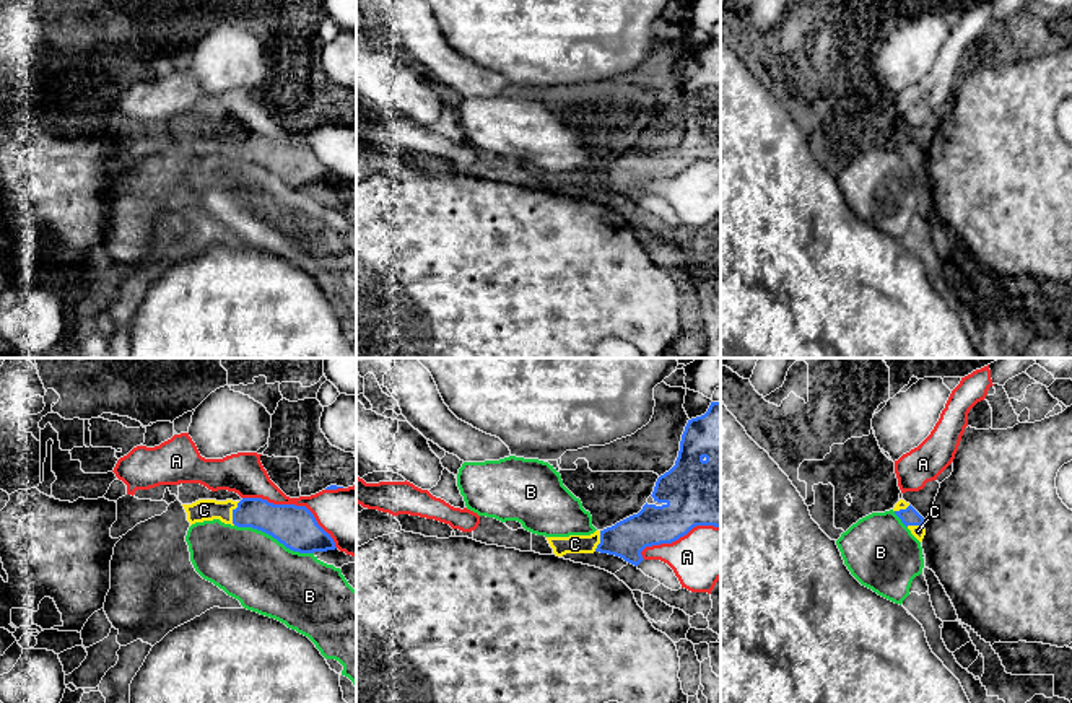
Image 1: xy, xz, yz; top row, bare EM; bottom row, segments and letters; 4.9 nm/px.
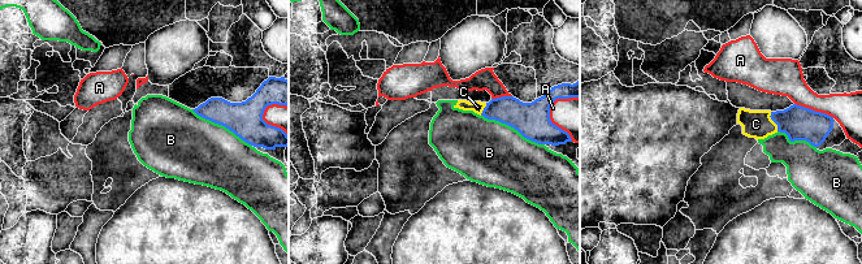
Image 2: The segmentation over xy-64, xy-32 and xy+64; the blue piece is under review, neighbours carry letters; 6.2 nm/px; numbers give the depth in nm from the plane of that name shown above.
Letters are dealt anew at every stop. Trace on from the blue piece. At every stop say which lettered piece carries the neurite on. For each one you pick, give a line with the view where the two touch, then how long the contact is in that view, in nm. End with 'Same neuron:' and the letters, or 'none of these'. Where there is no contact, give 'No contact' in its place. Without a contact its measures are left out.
C: Touches blue in xy. Shared border 120 nm
Same neuron: C

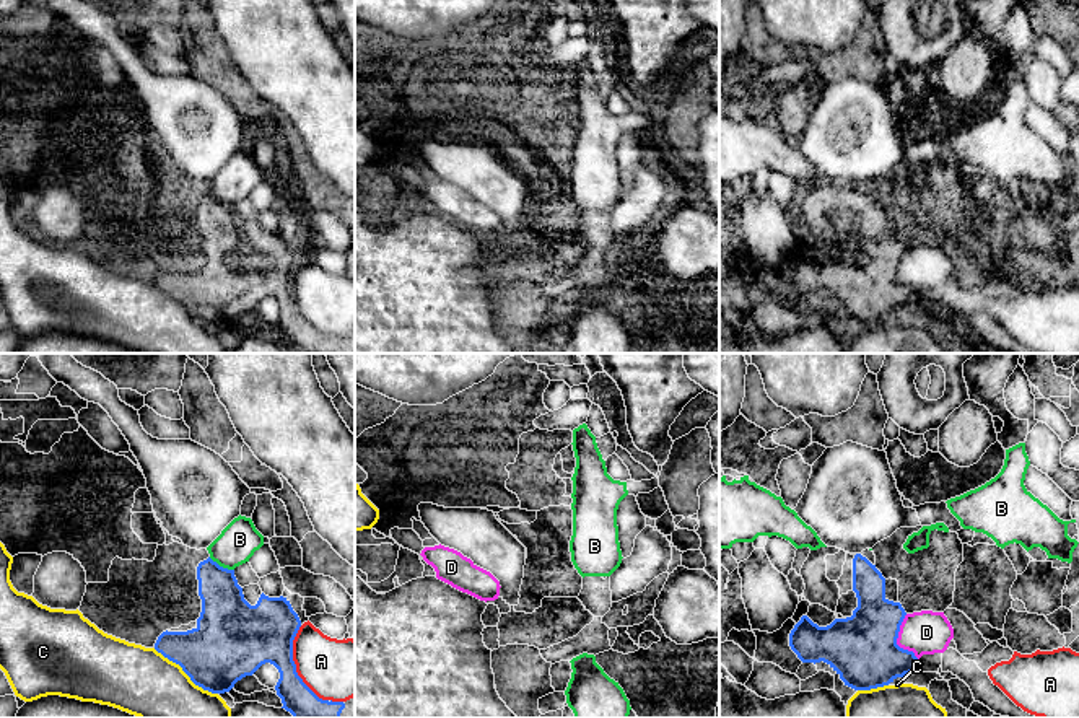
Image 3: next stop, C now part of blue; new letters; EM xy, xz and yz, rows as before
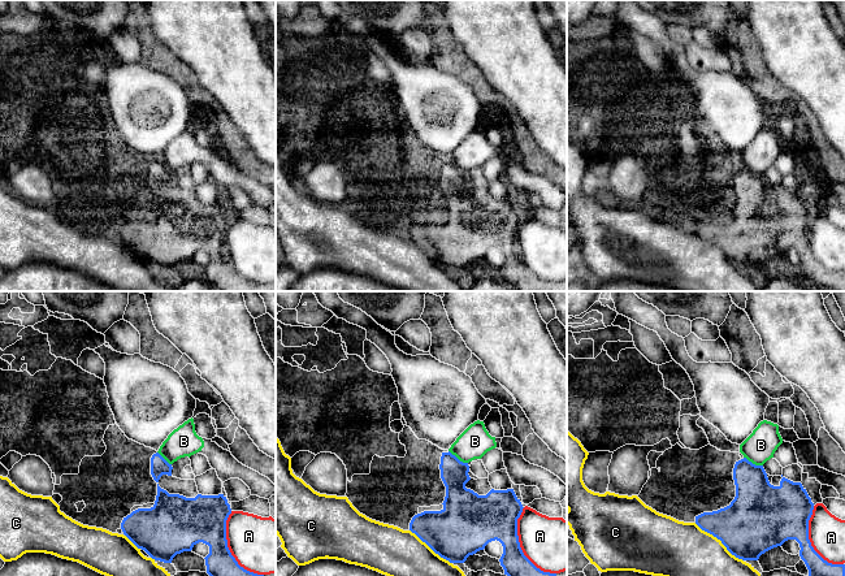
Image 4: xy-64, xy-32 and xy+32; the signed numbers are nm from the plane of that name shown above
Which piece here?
Same neuron: none of these

